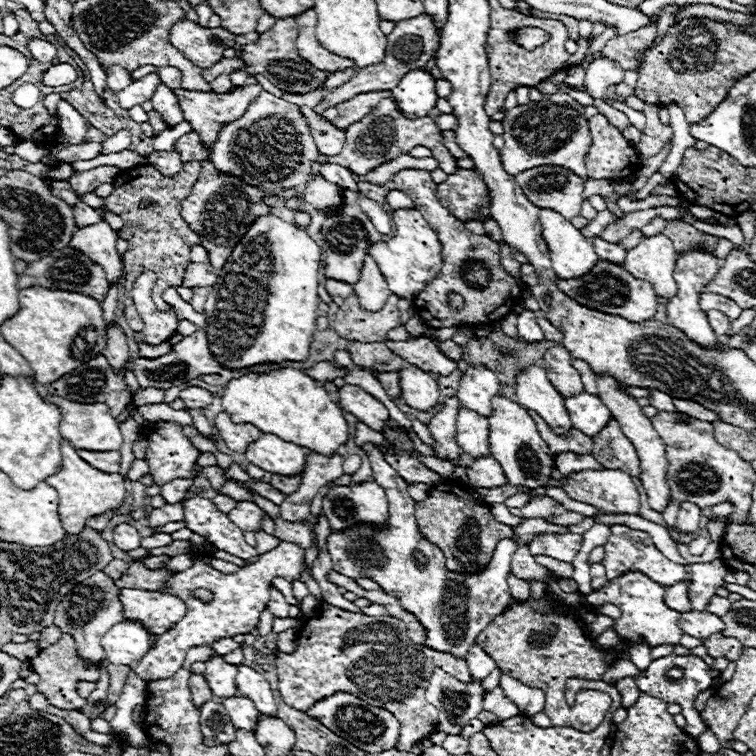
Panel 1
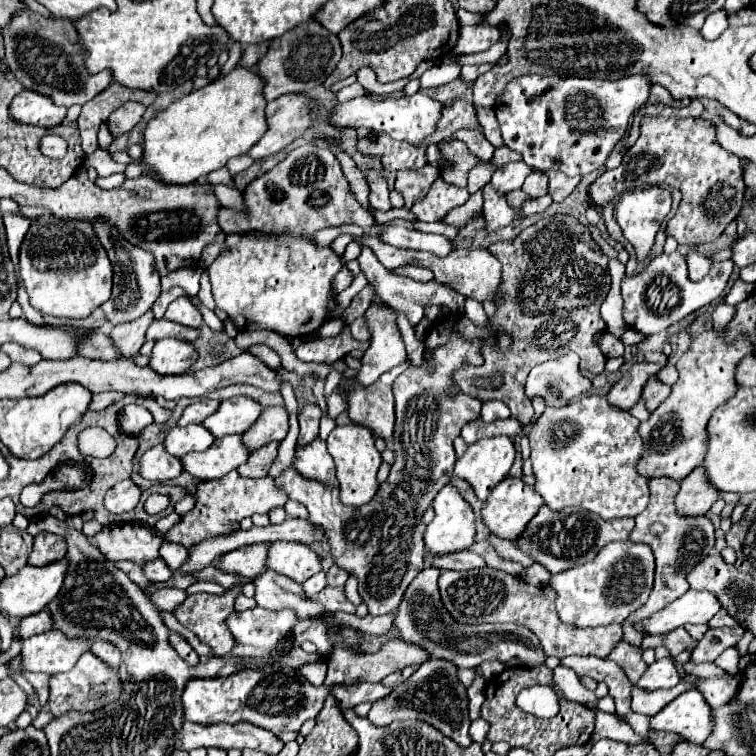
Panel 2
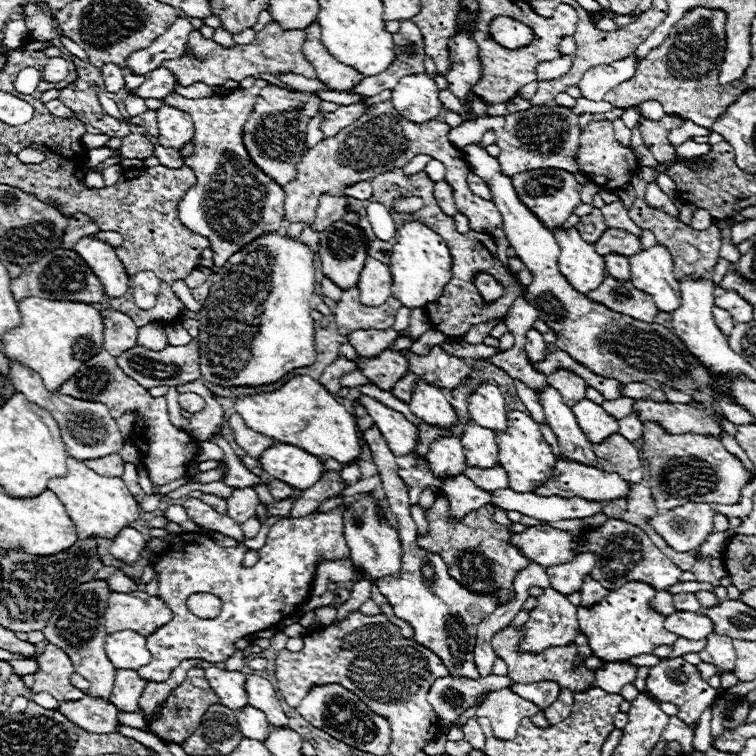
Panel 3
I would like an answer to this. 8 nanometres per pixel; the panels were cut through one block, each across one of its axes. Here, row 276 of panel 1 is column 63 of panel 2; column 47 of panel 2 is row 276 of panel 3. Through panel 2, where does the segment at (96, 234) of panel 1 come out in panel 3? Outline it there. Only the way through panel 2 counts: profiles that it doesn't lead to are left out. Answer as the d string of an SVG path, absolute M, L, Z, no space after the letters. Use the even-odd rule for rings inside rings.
M84 236L76 242L74 252L78 252L84 262L92 268L98 280L104 284L104 292L110 298L124 296L128 292L128 274L116 256L114 246L96 240L94 236Z

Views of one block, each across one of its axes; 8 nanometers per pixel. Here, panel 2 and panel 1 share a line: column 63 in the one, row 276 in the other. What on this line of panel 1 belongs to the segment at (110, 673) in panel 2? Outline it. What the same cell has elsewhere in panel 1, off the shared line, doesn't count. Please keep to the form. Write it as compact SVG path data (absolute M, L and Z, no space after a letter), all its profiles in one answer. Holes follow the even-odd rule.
M692 252L692 254L678 256L676 268L674 268L674 280L678 284L678 296L672 298L670 302L666 302L668 324L672 324L674 328L680 328L692 342L696 342L702 348L716 348L716 344L718 344L718 338L708 324L706 312L700 310L700 294L704 292L706 284L716 276L716 266L718 266L718 258L714 254Z

